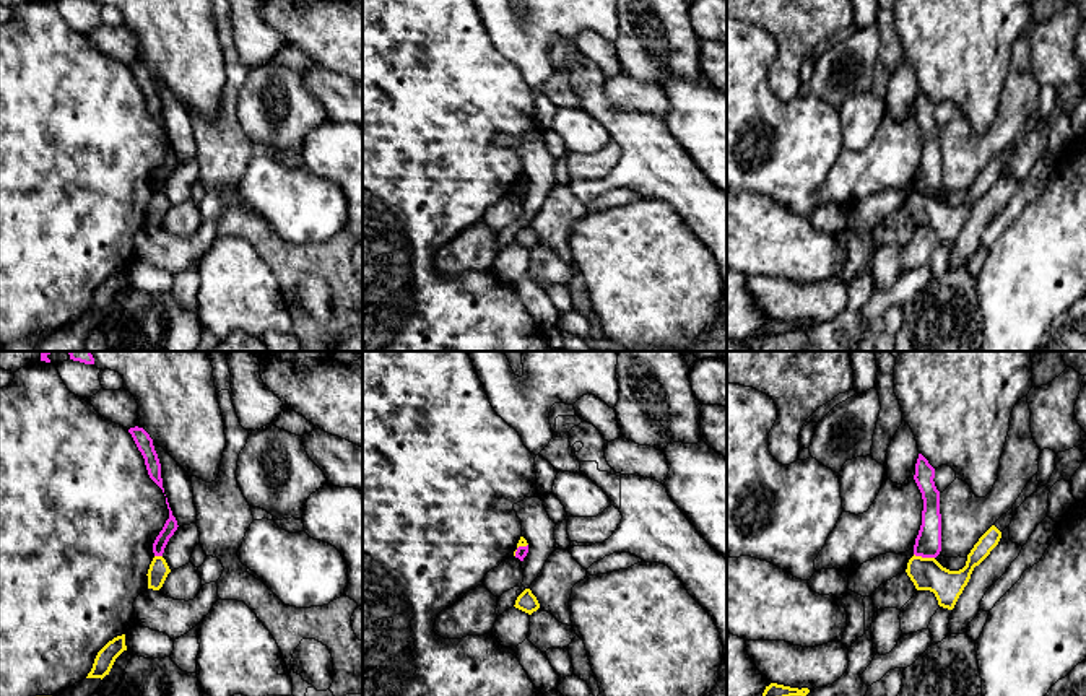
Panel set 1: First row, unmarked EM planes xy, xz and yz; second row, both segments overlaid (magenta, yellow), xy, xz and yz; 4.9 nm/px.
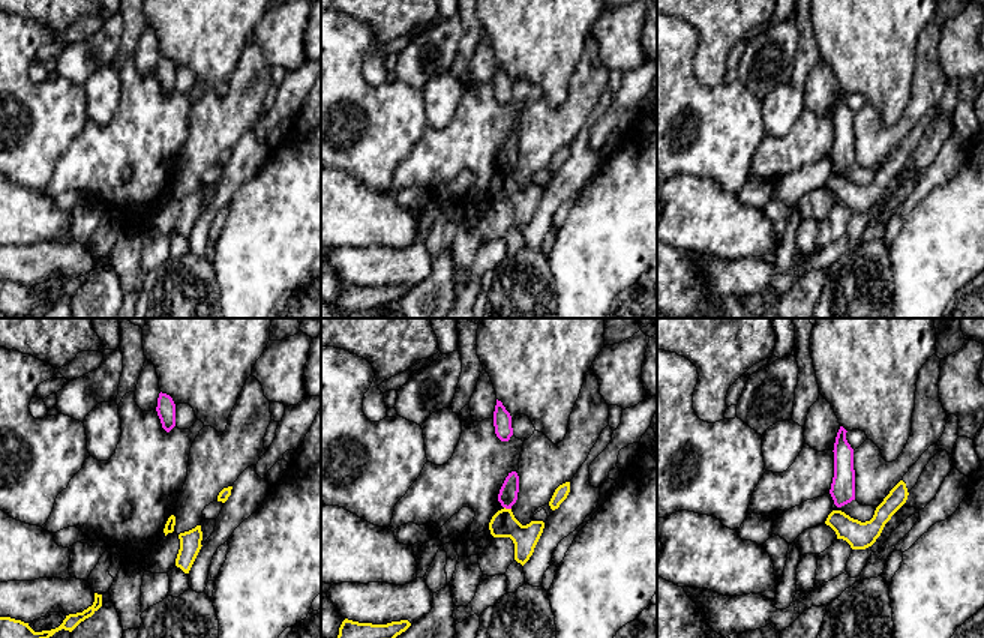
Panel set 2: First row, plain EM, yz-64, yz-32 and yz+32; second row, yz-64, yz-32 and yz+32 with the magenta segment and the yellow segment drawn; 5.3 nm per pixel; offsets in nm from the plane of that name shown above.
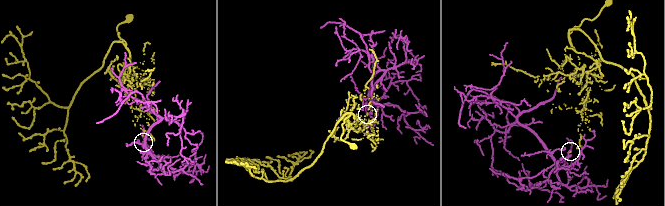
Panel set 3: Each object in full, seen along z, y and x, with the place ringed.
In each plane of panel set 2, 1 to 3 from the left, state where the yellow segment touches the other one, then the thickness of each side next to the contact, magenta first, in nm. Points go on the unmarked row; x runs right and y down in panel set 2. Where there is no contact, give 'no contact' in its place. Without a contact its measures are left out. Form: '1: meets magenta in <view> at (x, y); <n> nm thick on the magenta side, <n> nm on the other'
1: no contact
2: meets magenta in yz-32 at (507, 171); 100 nm thick on the magenta side, 140 nm on the other
3: no contact

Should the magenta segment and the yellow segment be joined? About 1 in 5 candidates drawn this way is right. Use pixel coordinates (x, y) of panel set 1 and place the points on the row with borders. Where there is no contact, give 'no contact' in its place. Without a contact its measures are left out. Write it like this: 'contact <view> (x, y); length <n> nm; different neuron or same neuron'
contact yz (924, 556); length 110 nm; different neuron

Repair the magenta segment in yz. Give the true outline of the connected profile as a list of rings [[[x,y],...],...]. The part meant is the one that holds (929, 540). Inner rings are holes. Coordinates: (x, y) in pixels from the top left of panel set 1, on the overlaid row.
[[[919,454],[914,480],[922,493],[922,525],[914,545],[914,555],[936,558],[941,551],[940,491],[935,486],[935,468]]]

